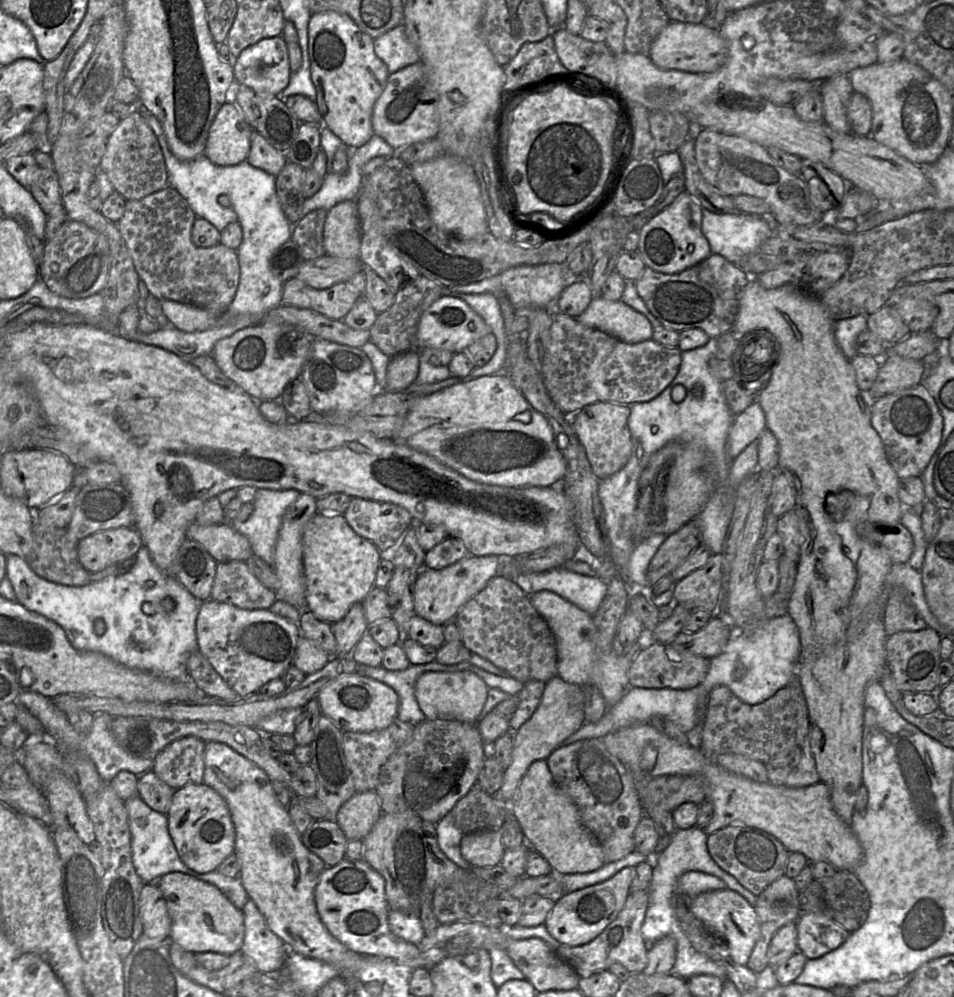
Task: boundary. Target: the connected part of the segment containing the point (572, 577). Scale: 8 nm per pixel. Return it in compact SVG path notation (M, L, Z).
M557 567L539 573L519 573L514 582L529 596L548 590L594 615L608 590L608 584L598 576L587 576Z

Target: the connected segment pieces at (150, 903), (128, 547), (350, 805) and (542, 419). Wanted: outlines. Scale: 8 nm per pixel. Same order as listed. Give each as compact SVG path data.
M145 883L140 894L139 916L145 936L154 940L169 940L171 918L166 901L156 883Z
M119 527L98 531L77 542L77 554L81 565L89 572L133 558L143 545L135 528Z
M375 790L355 793L338 810L335 821L348 840L362 840L381 815Z
M505 372L463 381L410 400L410 410L394 442L424 452L469 480L502 487L556 487L566 473L566 461L547 418L535 410Z

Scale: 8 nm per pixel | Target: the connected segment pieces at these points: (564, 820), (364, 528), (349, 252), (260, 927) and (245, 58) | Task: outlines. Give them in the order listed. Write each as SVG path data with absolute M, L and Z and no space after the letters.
M538 760L530 765L509 803L509 811L519 823L526 843L548 861L555 874L592 872L606 864L600 844L582 823L575 804L554 782L546 760Z
M353 497L343 514L351 528L361 537L371 541L380 552L395 549L405 532L414 524L413 517L405 508L387 502Z
M355 200L342 201L328 210L323 243L328 256L359 258L361 229Z
M249 899L241 911L245 927L243 952L254 961L259 971L281 971L290 955L290 947L269 928L253 900Z
M283 36L266 38L244 49L234 65L235 80L258 93L279 96L291 80Z

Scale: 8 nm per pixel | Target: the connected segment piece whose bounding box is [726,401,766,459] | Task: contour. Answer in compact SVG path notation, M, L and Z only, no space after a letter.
M755 401L742 413L734 416L726 442L726 452L735 459L750 443L758 441L766 429L766 418L759 401Z

